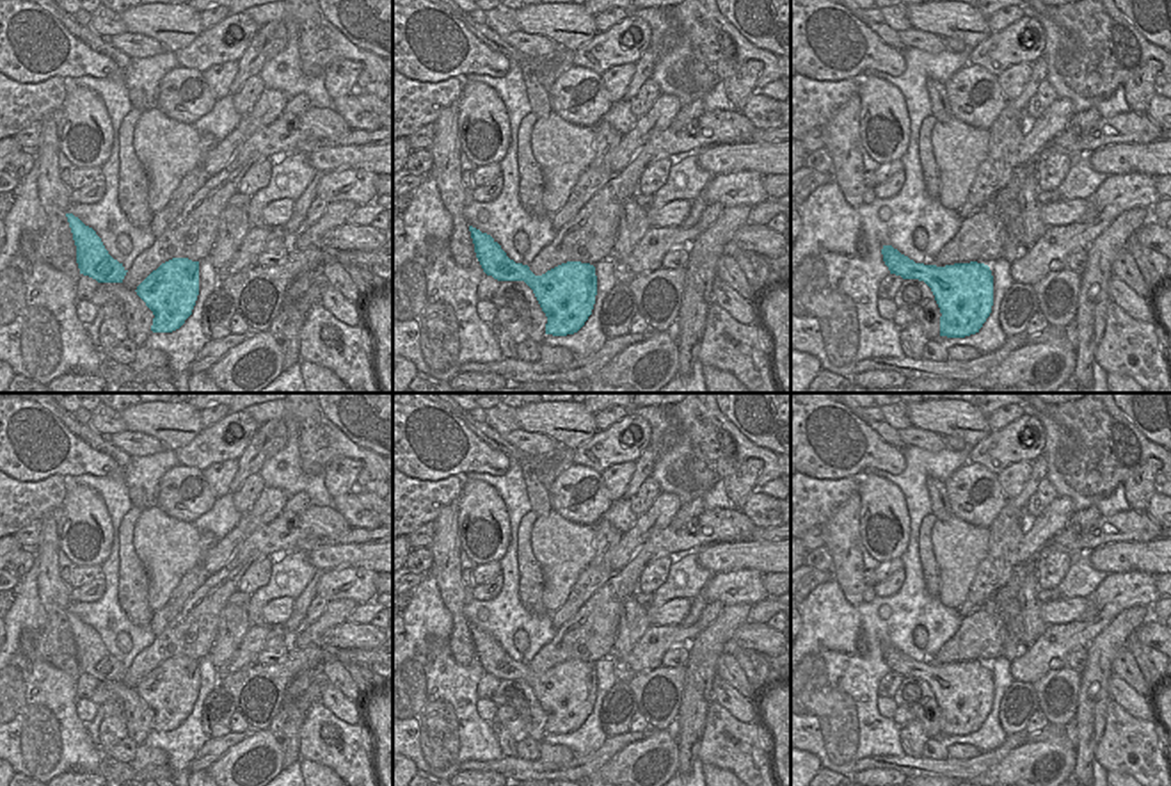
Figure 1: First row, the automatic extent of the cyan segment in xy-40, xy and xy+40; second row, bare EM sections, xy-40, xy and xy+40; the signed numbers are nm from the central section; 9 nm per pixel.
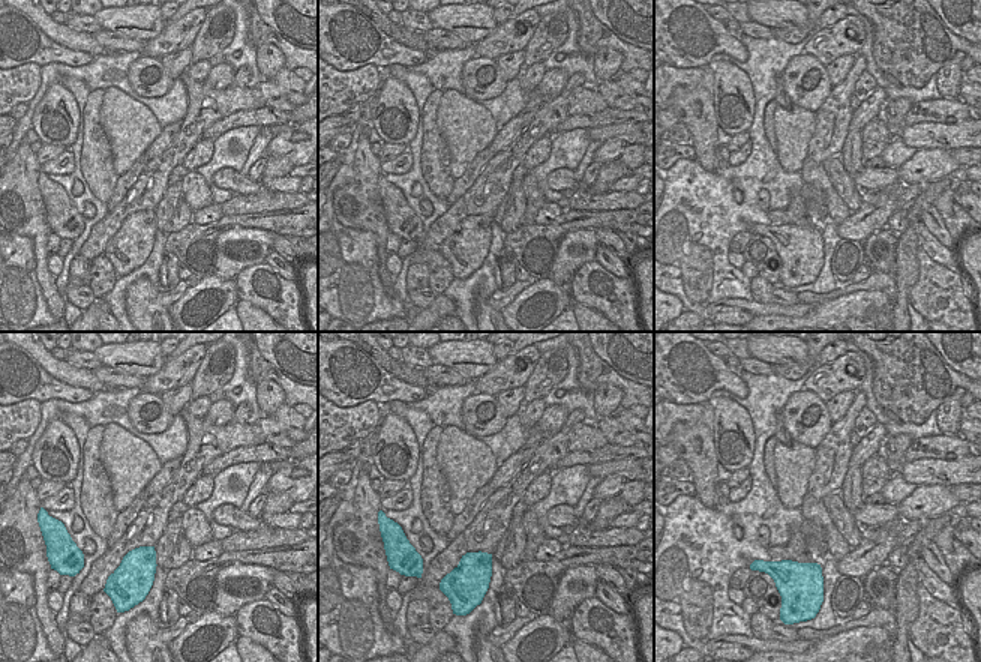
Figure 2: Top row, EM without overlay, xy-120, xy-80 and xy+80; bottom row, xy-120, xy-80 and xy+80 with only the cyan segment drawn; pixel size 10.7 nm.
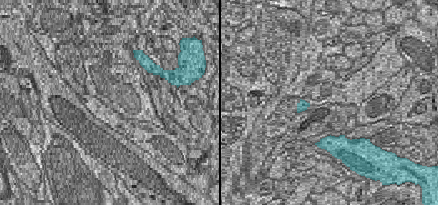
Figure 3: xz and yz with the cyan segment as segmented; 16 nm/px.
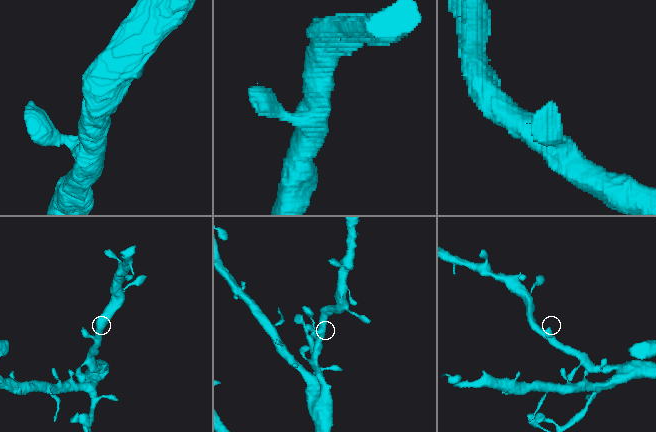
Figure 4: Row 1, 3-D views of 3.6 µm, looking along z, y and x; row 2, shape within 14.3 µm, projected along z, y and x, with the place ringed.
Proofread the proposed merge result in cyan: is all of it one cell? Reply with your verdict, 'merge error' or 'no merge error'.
no merge error

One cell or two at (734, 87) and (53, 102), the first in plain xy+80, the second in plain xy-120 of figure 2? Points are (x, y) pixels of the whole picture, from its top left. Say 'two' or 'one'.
one

